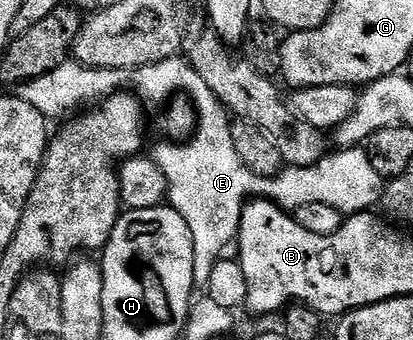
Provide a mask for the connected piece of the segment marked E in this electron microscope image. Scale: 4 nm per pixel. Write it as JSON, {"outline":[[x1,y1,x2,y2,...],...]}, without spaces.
{"outline":[[176,57,163,60,157,64,150,64,147,67,139,67,133,71,131,83,134,94,138,96,144,104,163,103,166,104,172,97,182,93,190,98,195,104,197,112,197,126,194,135,186,141,166,141,153,153,153,160,161,168,167,178,167,196,170,206,175,208,181,217,185,217,185,225,193,233,193,277,195,278,196,288,210,288,211,278,215,272,215,266,221,261,223,250,227,246,236,242,239,234,239,222,243,206,249,202,252,196,256,198,268,198,272,202,284,209,293,211,299,210,309,204,333,205,344,215,362,214,368,212,382,200,385,190,385,181,380,177,372,165,366,148,362,146,342,148,323,157,322,161,313,166,292,167,286,166,278,174,273,176,255,175,241,161,237,155,237,149,233,149,233,137,230,129,233,122,228,108,201,81,201,77,191,67,186,58]]}

